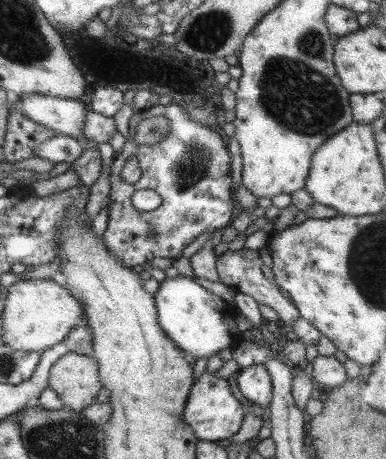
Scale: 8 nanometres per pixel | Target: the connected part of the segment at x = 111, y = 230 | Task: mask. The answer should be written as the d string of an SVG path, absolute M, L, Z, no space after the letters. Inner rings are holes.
M171 103L167 106L166 116L170 122L170 132L166 140L153 145L137 145L133 142L134 129L144 118L143 112L132 115L129 120L129 132L123 148L111 163L108 194L108 220L105 231L103 231L103 245L107 251L119 259L125 267L132 267L135 264L149 262L152 258L177 259L181 251L188 244L191 244L202 232L211 232L215 228L225 227L233 216L233 209L236 207L231 200L231 154L226 148L227 138L223 136L219 128L210 128L202 125L201 122L188 118L185 111ZM127 157L137 157L140 170L139 179L134 183L127 183L121 179L121 168ZM149 189L155 191L160 198L160 206L150 212L140 212L131 205L131 194L135 190Z

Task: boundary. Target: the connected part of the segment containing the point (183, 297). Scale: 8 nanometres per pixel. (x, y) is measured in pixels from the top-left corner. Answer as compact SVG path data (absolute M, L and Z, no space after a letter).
M177 274L175 278L165 277L153 294L153 305L157 309L157 323L165 335L176 348L196 359L209 360L225 347L233 347L239 339L239 332L235 327L235 307L209 293L193 278L181 274Z

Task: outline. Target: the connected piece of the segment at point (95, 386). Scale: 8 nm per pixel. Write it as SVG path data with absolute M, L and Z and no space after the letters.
M67 352L49 369L48 386L67 409L80 412L96 402L102 387L97 371L91 356Z

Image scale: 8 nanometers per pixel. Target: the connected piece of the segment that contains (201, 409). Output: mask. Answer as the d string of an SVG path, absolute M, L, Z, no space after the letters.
M206 371L194 379L183 410L183 420L195 437L209 442L230 439L240 429L243 418L243 406L233 397L227 381Z

